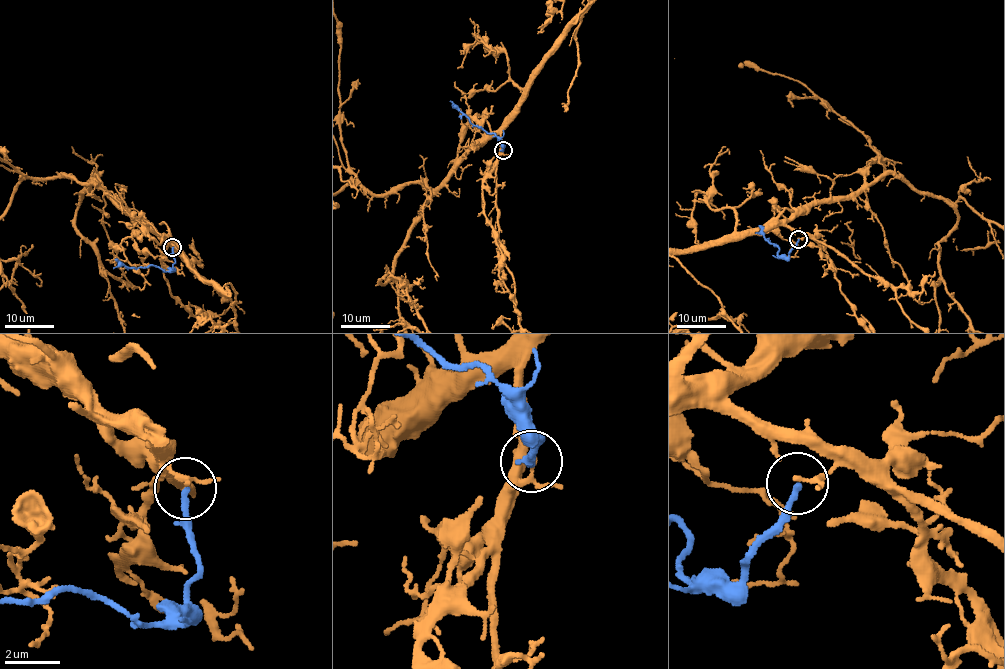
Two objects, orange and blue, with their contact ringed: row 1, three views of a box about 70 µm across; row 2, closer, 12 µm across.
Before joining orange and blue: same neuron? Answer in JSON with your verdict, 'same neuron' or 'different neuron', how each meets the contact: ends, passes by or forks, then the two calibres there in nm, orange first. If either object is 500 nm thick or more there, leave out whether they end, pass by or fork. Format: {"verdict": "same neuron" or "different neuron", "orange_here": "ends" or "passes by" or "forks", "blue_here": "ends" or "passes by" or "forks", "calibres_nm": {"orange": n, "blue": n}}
{"verdict": "different neuron", "orange_here": "passes by", "blue_here": "ends", "calibres_nm": {"orange": 130, "blue": 220}}

